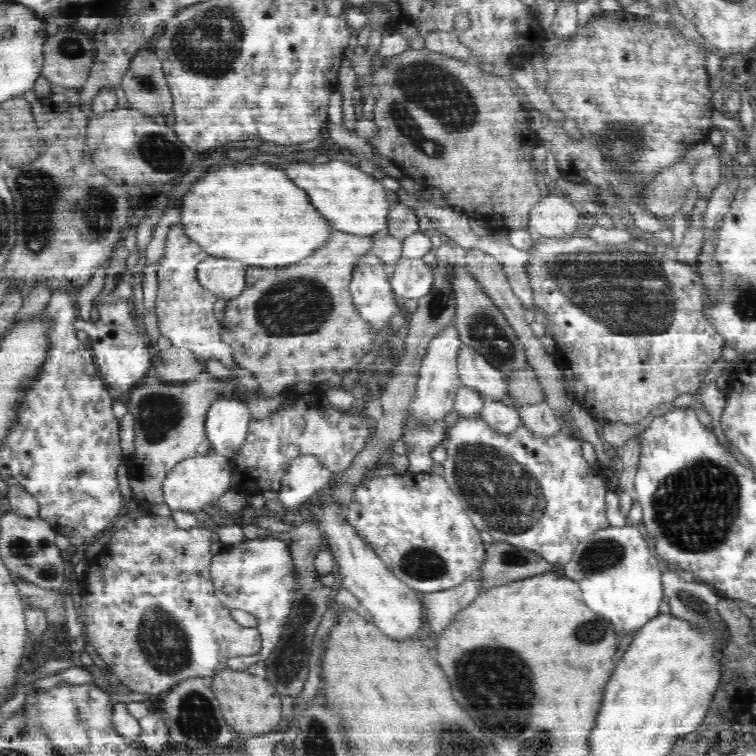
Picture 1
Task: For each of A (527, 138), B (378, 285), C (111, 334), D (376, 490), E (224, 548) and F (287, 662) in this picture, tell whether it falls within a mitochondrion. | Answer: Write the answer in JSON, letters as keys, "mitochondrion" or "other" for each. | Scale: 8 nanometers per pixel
{"A":"other","B":"other","C":"other","D":"other","E":"other","F":"mitochondrion"}

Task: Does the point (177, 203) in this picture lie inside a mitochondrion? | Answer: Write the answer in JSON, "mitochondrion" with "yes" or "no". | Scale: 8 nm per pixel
{"mitochondrion":"no"}

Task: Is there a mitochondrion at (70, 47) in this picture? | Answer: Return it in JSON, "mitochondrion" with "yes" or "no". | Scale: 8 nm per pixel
{"mitochondrion":"yes"}

